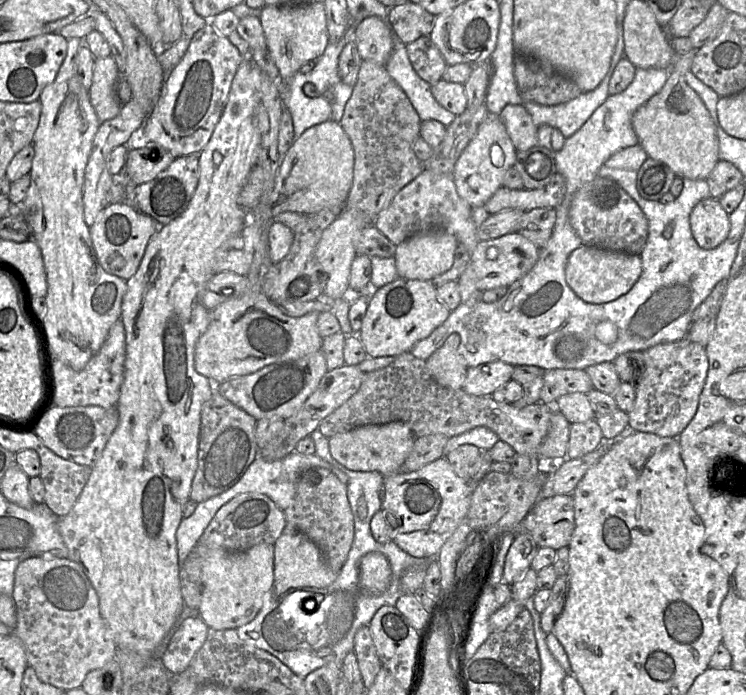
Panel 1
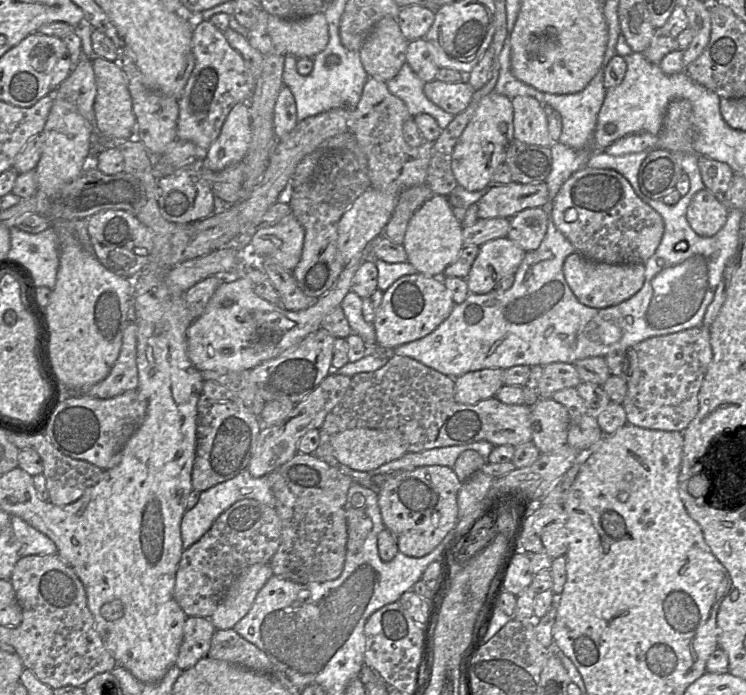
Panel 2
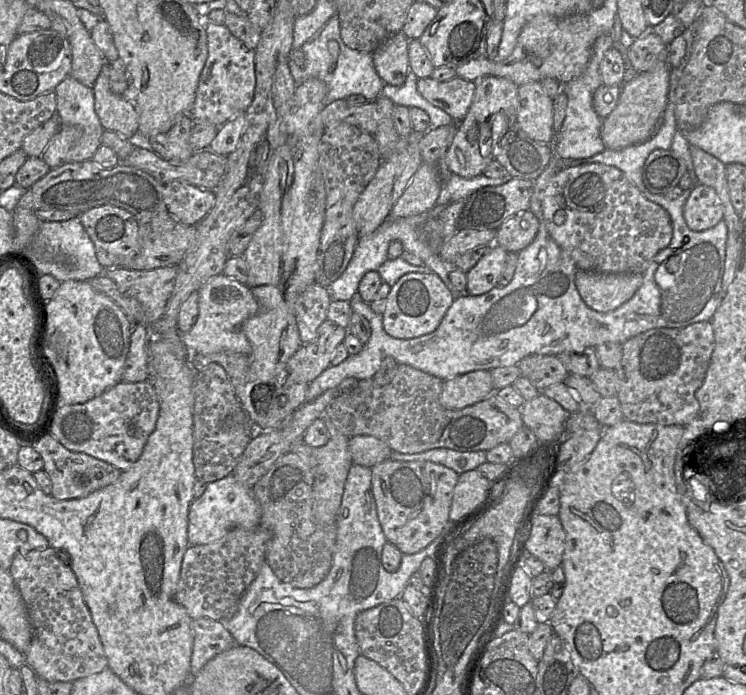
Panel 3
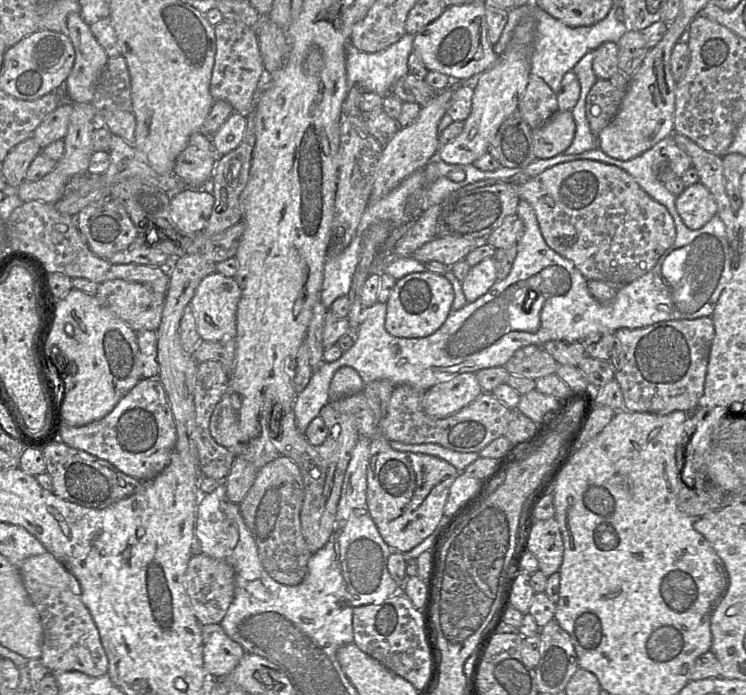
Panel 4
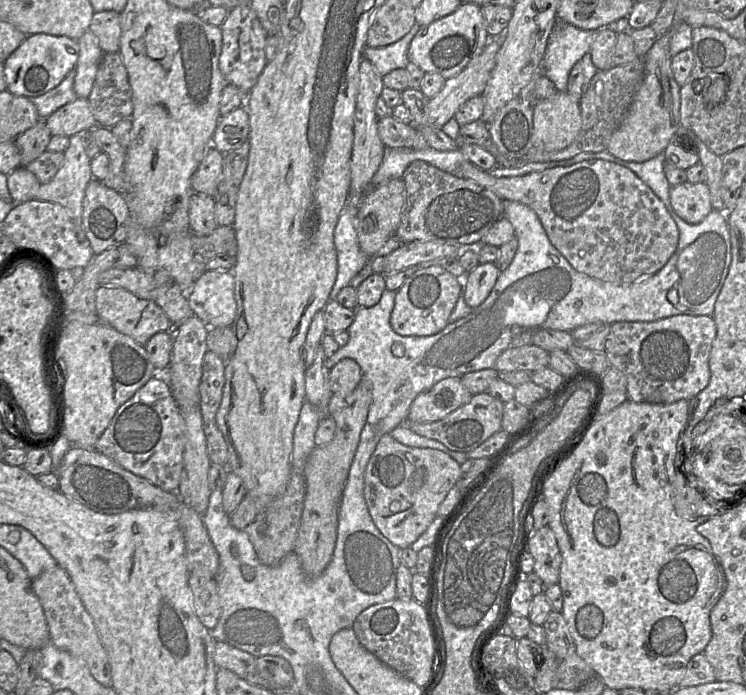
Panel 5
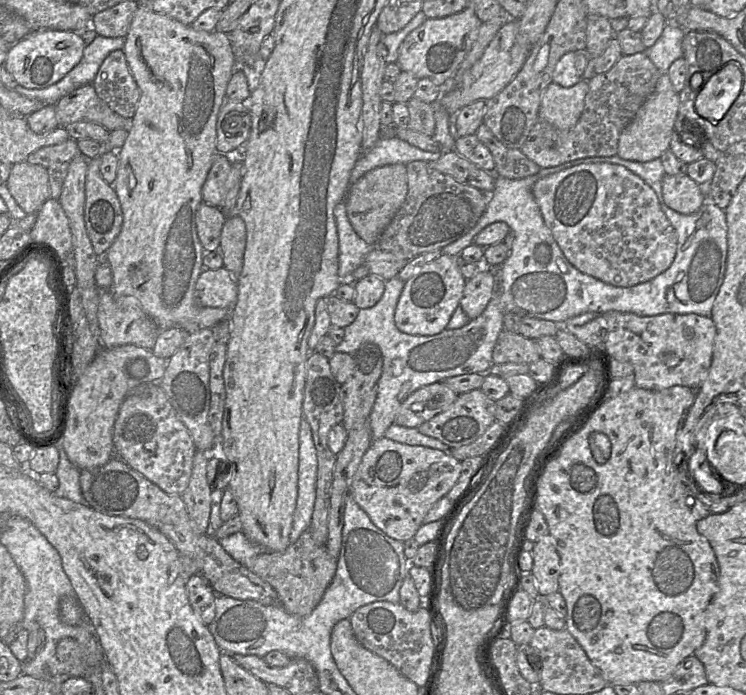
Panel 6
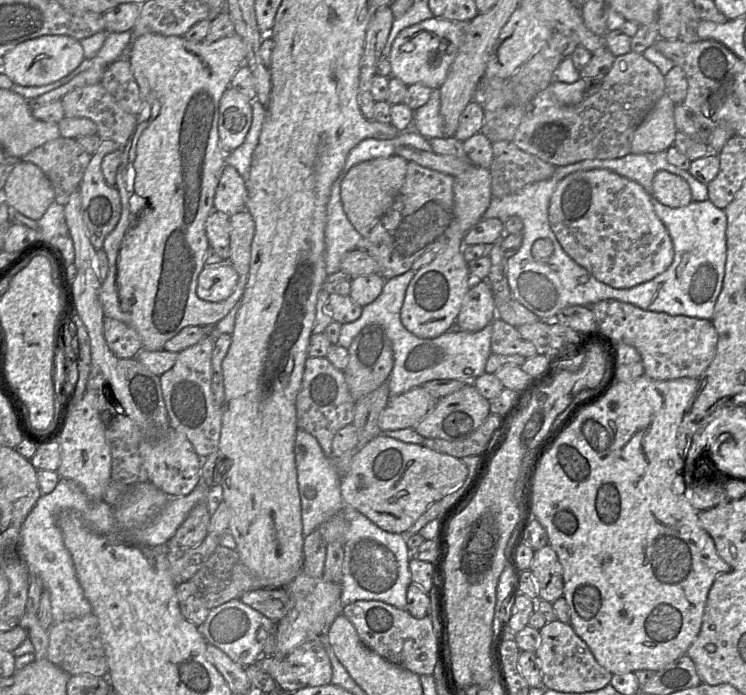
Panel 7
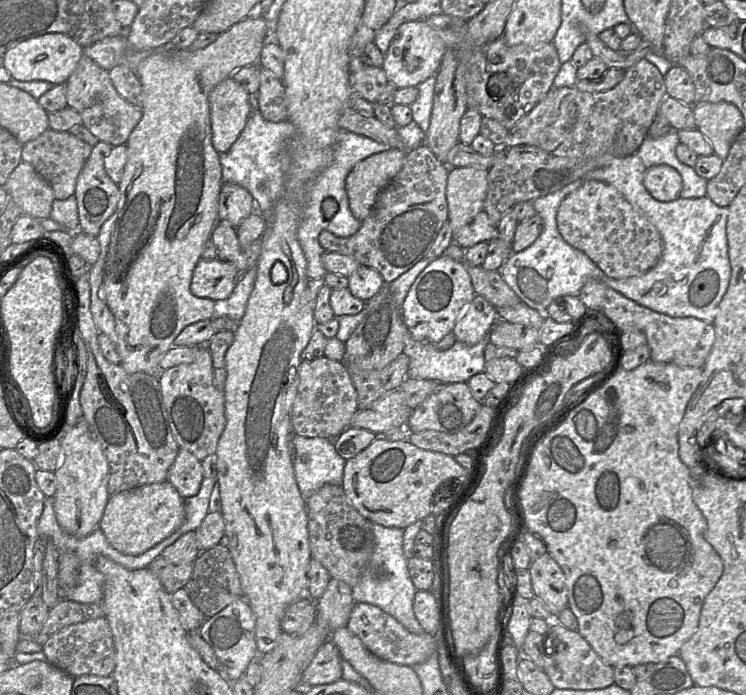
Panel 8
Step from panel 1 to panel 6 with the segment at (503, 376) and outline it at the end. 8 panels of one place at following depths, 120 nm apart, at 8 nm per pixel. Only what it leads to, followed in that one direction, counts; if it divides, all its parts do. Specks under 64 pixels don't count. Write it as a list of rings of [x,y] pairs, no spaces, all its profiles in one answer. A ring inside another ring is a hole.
[[[444,382],[421,387],[405,399],[394,423],[408,428],[418,428],[452,405],[458,395]]]

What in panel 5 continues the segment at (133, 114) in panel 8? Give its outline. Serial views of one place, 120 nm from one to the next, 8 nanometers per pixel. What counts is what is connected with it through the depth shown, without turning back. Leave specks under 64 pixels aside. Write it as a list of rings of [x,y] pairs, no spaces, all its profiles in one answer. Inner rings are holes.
[[[77,97],[44,119],[52,136],[71,137],[85,133],[98,126],[88,98]]]

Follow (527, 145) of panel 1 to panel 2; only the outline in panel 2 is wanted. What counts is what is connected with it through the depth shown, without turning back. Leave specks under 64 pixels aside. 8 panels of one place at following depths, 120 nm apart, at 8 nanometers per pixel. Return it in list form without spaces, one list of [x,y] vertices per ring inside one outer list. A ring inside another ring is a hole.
[[[516,96],[513,106],[514,138],[528,145],[551,147],[545,106],[530,96]]]

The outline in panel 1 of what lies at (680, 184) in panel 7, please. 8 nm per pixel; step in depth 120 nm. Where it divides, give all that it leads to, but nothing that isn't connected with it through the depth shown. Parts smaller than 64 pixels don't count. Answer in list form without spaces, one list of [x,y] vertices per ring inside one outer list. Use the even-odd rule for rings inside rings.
[[[708,197],[693,208],[690,214],[690,227],[700,248],[714,249],[728,237],[729,214],[722,208],[718,199]]]

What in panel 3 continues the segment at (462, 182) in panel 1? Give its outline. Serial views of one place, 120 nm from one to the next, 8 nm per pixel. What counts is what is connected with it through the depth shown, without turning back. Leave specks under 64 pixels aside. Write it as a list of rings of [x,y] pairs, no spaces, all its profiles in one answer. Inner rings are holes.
[[[486,76],[476,83],[469,110],[457,125],[456,133],[445,155],[447,166],[453,174],[463,178],[483,174],[494,159],[500,139],[516,125],[518,89],[518,85],[503,77]]]

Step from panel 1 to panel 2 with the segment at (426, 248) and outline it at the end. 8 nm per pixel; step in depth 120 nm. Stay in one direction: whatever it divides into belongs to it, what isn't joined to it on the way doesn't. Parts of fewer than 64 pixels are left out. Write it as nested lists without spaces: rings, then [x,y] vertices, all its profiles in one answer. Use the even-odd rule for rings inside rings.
[[[434,195],[414,213],[408,223],[403,243],[408,257],[407,262],[414,266],[417,273],[441,277],[464,248],[462,233],[463,227],[454,216],[448,197]]]

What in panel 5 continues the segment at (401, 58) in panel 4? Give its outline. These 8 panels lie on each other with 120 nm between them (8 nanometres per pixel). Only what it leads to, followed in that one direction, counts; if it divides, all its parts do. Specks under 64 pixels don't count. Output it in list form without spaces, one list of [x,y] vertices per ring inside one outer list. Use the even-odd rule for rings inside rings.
[[[415,23],[404,37],[392,44],[373,48],[366,46],[362,57],[369,60],[382,77],[394,69],[405,68],[410,62],[408,57],[410,42],[419,29],[420,25]]]

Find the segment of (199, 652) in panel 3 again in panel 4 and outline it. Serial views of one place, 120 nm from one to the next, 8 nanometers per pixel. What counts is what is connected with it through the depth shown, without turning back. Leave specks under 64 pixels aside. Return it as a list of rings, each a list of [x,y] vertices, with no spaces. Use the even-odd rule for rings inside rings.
[[[219,624],[201,625],[201,635],[203,644],[203,667],[207,676],[215,679],[227,677],[246,652],[238,643],[226,635]]]

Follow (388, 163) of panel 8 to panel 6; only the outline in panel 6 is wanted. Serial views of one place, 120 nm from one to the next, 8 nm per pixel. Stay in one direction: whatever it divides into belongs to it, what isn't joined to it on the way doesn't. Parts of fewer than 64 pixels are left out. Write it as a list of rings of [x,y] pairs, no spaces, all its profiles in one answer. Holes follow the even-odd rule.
[[[396,163],[374,168],[356,181],[345,195],[347,217],[358,236],[367,244],[375,245],[408,193],[407,168]]]

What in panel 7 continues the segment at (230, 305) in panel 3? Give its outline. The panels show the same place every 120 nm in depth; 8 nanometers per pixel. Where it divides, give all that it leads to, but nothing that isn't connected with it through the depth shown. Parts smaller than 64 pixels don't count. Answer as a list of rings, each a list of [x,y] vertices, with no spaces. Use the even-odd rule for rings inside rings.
[[[229,262],[205,265],[198,276],[196,294],[205,301],[220,302],[234,291],[238,273]]]

